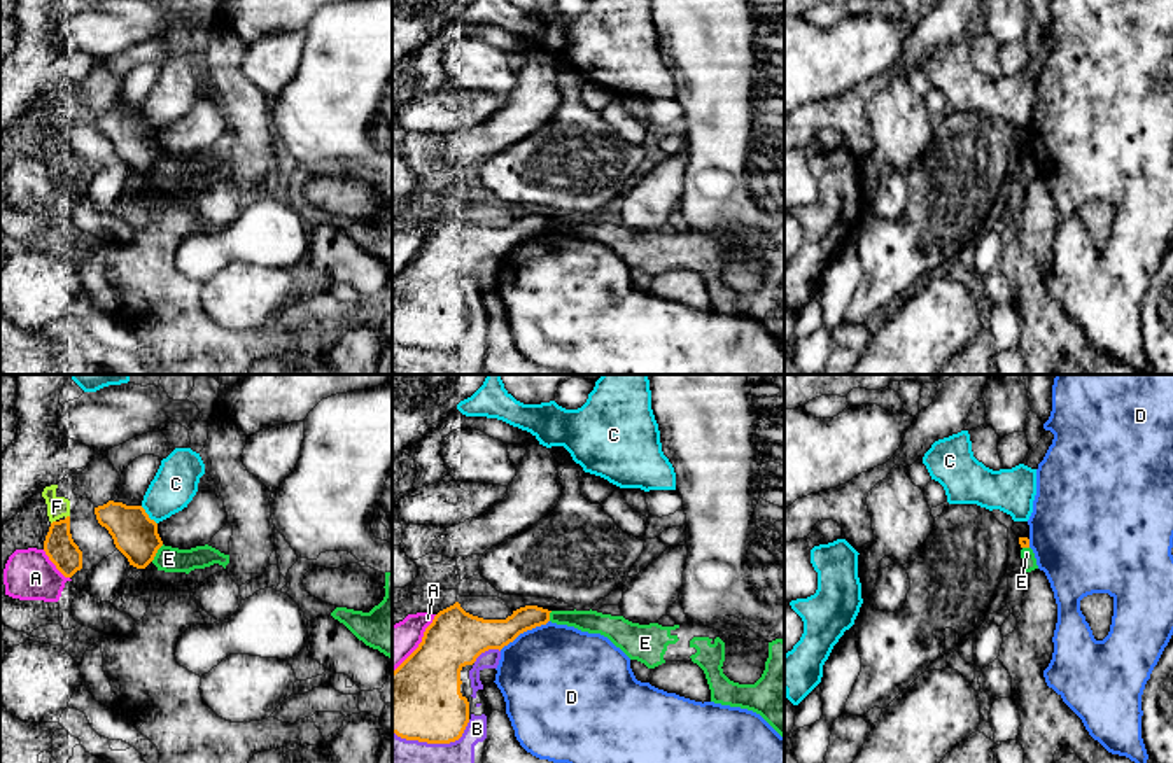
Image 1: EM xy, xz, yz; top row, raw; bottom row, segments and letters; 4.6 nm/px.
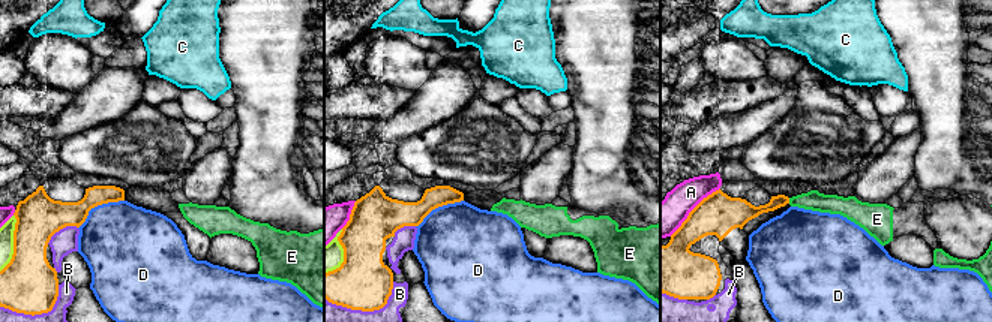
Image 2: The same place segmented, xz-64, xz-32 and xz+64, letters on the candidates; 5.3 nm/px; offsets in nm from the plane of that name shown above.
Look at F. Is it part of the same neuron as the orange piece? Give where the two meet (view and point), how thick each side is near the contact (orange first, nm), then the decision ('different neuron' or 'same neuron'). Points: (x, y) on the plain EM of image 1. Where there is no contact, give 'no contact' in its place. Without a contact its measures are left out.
meets orange in xy at (67, 125); 140 nm thick on the orange side, 100 nm on the other; different neuron

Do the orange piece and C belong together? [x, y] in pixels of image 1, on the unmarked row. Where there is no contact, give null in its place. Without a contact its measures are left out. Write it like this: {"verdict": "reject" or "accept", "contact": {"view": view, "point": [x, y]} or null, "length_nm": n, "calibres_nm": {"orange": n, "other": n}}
{"verdict": "reject", "contact": {"view": "xy", "point": [147, 123]}, "length_nm": 120, "calibres_nm": {"orange": 200, "other": 200}}

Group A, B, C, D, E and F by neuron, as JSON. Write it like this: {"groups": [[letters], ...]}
{"groups": [["A"], ["B"], ["C"], ["D"], ["E"], ["F"]]}

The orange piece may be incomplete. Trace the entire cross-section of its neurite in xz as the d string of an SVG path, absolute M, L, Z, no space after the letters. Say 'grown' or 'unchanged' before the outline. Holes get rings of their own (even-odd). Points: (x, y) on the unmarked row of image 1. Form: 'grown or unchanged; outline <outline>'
unchanged; outline M459 210L439 219L425 236L418 256L392 280L392 341L406 348L450 352L469 331L469 310L460 301L460 278L488 257L502 257L520 242L550 229L548 217L525 214L506 228L483 228L466 220Z

